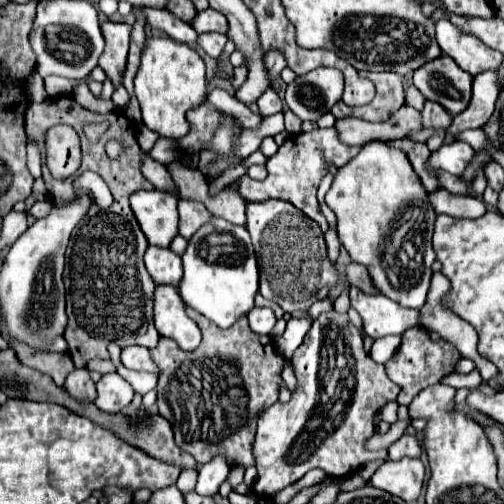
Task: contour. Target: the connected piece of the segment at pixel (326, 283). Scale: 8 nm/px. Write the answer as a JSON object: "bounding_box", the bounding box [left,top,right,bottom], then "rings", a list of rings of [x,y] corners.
{"bounding_box":[247,199,337,315],"rings":[[[271,199],[267,203],[247,203],[247,231],[251,233],[259,263],[259,293],[265,299],[277,301],[285,313],[297,315],[297,313],[305,313],[315,301],[327,297],[329,289],[337,281],[337,271],[327,259],[325,239],[319,225],[315,225],[315,221],[311,221],[291,203],[285,203],[281,199]]]}

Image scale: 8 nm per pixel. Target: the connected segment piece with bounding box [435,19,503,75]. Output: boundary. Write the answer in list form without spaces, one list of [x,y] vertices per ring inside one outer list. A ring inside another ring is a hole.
[[[439,19],[437,27],[437,43],[441,51],[455,59],[455,63],[471,75],[477,75],[487,69],[497,69],[503,61],[503,55],[491,47],[487,47],[479,37],[471,33],[463,33],[457,25],[451,25],[449,19]]]

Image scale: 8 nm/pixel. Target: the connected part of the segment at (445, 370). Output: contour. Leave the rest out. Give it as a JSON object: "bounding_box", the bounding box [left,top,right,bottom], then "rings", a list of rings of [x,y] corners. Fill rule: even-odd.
{"bounding_box":[385,329,461,405],"rings":[[[409,329],[407,333],[403,333],[399,349],[385,363],[385,371],[387,371],[389,379],[399,383],[399,387],[401,387],[397,403],[399,405],[409,405],[419,391],[439,383],[441,377],[453,373],[455,363],[459,361],[459,357],[461,357],[459,351],[451,343],[447,343],[447,341],[431,341],[427,337],[427,333],[423,333],[423,329]]]}

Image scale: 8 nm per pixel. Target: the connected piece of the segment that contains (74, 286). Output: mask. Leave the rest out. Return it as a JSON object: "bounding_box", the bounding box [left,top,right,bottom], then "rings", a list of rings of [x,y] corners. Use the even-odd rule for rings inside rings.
{"bounding_box":[25,95,159,369],"rings":[[[73,95],[65,97],[53,97],[43,103],[31,103],[25,113],[25,131],[29,137],[33,137],[39,143],[39,149],[45,149],[45,135],[47,129],[53,125],[71,125],[79,137],[81,137],[81,147],[83,147],[83,165],[77,173],[73,173],[67,179],[55,179],[43,161],[43,179],[47,185],[47,191],[53,201],[61,203],[71,199],[75,193],[73,181],[83,173],[83,171],[95,171],[99,173],[105,183],[109,185],[113,193],[113,205],[109,209],[99,209],[97,205],[91,207],[87,217],[79,223],[75,237],[71,241],[71,253],[67,257],[63,281],[67,289],[67,329],[65,329],[65,339],[69,345],[69,355],[75,363],[77,369],[87,367],[91,359],[109,359],[107,345],[111,341],[117,341],[125,335],[137,335],[139,345],[143,347],[155,347],[159,341],[159,333],[153,325],[153,289],[155,283],[151,275],[147,273],[143,265],[143,253],[147,249],[147,239],[143,231],[139,229],[139,223],[129,207],[129,195],[137,189],[153,189],[153,185],[145,179],[141,173],[141,163],[145,151],[137,143],[135,135],[135,123],[129,121],[121,111],[113,111],[109,115],[99,115],[93,113],[85,107],[81,107]],[[99,121],[109,121],[111,127],[109,131],[97,141],[89,143],[83,135],[83,123],[99,123]],[[107,139],[119,139],[125,145],[125,153],[119,159],[109,159],[105,153],[105,143]]]}

